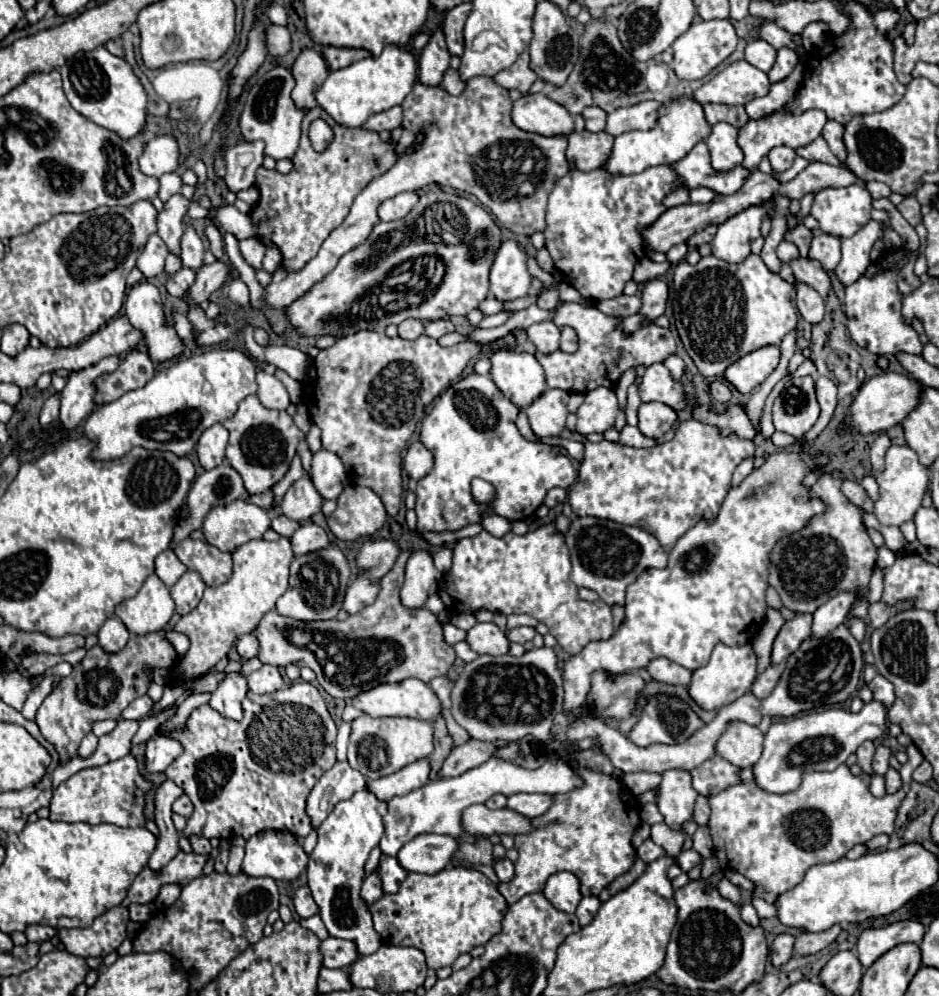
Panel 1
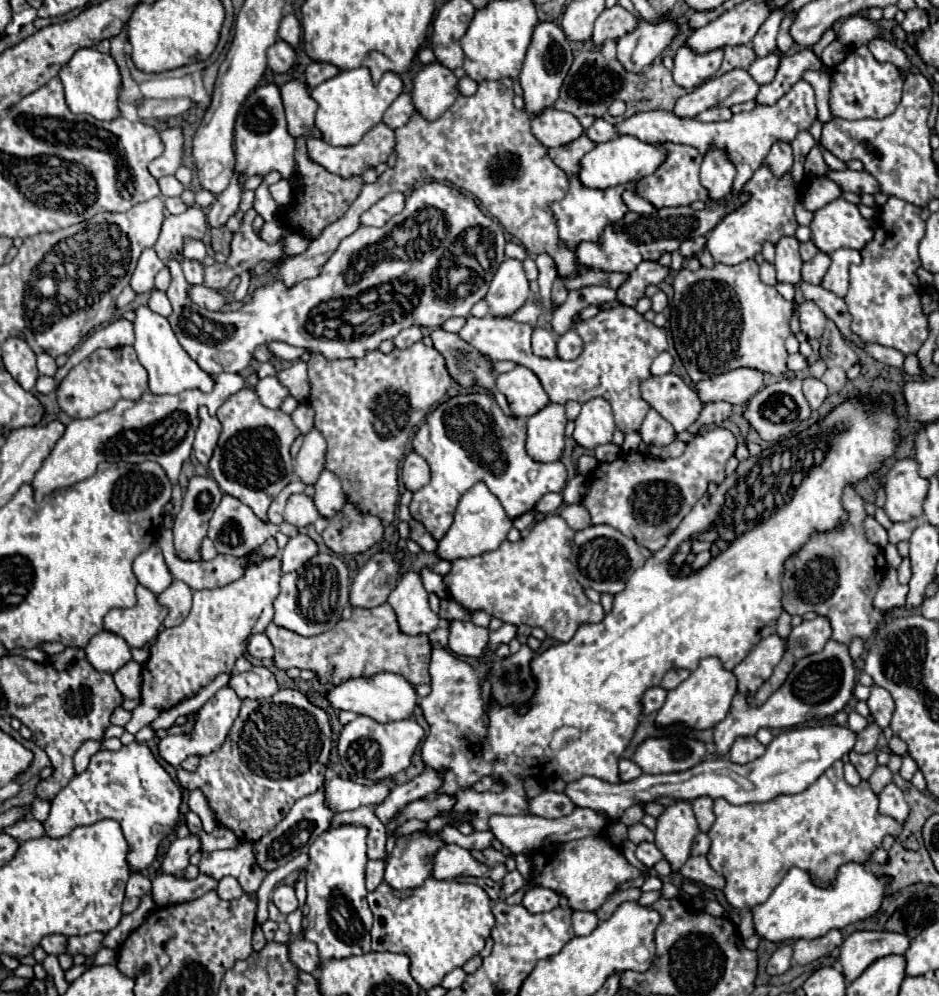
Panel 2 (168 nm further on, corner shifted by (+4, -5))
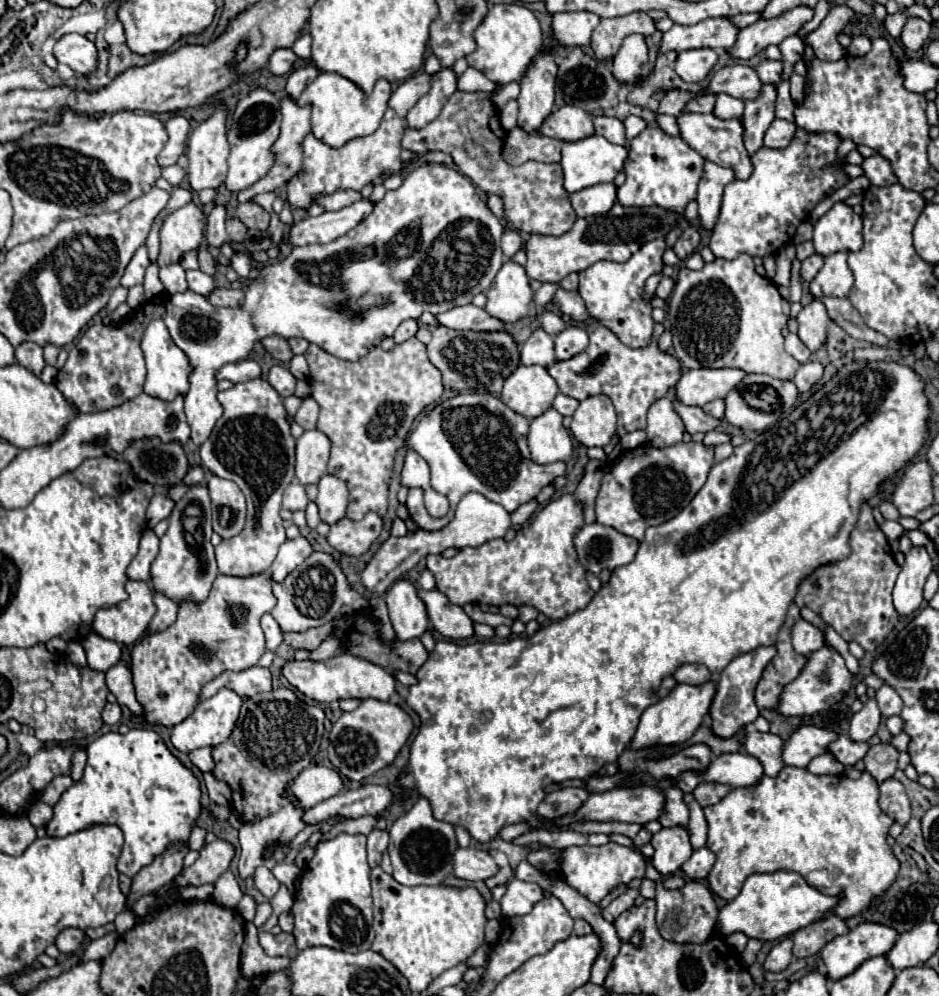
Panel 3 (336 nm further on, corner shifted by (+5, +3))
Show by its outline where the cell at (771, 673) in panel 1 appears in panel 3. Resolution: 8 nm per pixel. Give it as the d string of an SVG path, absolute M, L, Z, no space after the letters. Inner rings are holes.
M790 604L786 622L778 634L776 642L776 656L770 660L770 664L764 668L762 678L756 686L756 704L758 708L776 708L780 702L780 694L788 682L796 680L800 676L800 670L804 668L806 656L800 656L794 652L790 642L790 630L800 620L800 608L796 604Z

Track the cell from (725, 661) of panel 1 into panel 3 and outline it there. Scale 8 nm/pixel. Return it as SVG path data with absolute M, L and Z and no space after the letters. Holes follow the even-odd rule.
M706 682L702 686L690 686L690 684L678 684L666 698L658 700L656 704L648 706L644 710L644 714L640 716L640 724L636 728L636 734L630 742L632 750L640 750L640 748L650 748L650 746L676 746L676 744L684 744L694 732L696 728L706 720L712 698L716 692L716 684L714 682Z

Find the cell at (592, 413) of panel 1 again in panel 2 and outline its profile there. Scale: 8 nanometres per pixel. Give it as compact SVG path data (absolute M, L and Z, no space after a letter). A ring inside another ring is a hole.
M593 398L583 404L581 414L575 420L573 438L583 448L597 448L611 442L613 430L615 422L609 402L605 402L603 398Z

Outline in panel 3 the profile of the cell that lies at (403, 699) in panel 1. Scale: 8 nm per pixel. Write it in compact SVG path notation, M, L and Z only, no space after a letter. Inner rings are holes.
M348 652L336 654L322 662L288 660L282 666L282 676L304 696L308 696L316 702L322 702L322 704L330 704L334 700L344 700L344 698L360 698L360 700L378 698L378 700L386 702L396 692L396 688L394 688L396 680L388 670L384 670L382 666L376 666L364 658L348 654Z

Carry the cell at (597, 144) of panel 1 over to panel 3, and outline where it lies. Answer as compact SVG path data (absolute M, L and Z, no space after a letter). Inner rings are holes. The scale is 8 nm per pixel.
M514 128L504 142L504 160L508 164L524 164L528 160L560 162L562 144L562 140L548 138L540 132L528 134L522 128Z

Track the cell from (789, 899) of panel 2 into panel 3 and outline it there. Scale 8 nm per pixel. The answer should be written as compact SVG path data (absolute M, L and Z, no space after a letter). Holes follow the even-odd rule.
M780 870L774 874L752 874L744 882L740 894L720 910L716 926L720 926L720 934L724 936L744 932L748 938L772 942L824 918L836 902L838 898L820 894L816 888L808 886L806 880L796 872Z

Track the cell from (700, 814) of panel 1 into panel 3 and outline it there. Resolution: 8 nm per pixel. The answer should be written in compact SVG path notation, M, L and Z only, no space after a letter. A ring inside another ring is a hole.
M700 782L700 786L696 786L696 790L694 790L694 798L704 808L704 806L712 806L712 804L720 802L730 790L732 790L732 786L724 786L718 782Z

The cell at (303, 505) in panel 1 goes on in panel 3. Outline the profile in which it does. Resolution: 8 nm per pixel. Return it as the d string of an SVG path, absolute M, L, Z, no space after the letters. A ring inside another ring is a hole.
M292 482L286 492L284 492L284 500L282 500L282 508L286 510L304 510L308 504L308 496L306 496L306 490L302 484L298 482Z

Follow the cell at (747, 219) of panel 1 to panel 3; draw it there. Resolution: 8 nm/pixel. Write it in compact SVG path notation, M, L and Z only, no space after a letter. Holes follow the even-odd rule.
M798 128L784 150L762 146L752 154L754 170L750 178L744 182L734 180L724 190L720 218L710 238L714 256L724 260L738 258L740 254L764 258L790 244L798 222L804 222L824 196L830 196L852 180L844 174L846 162L838 158L840 142L838 134L808 134Z

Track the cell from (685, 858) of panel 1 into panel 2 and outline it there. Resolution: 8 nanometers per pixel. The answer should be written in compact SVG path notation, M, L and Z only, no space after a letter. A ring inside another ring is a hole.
M691 856L691 858L681 866L679 872L681 872L685 878L689 878L689 880L693 880L693 882L701 882L701 884L705 884L705 886L709 886L709 888L715 888L715 890L719 890L719 888L725 886L725 878L719 876L719 874L709 866L707 858L703 858L703 856Z

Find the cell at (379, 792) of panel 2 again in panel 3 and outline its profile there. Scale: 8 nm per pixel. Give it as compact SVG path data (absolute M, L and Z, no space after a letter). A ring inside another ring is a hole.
M310 766L292 780L292 786L284 790L284 798L292 798L292 802L296 802L300 808L312 808L340 792L342 778L336 770L326 766Z

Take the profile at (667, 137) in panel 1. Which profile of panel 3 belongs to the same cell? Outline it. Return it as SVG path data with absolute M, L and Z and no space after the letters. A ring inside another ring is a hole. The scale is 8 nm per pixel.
M596 134L578 142L566 142L562 150L562 160L560 160L560 166L564 172L564 190L572 194L600 182L612 182L614 176L622 170L626 156L628 156L626 146L612 144L606 138L596 136Z

